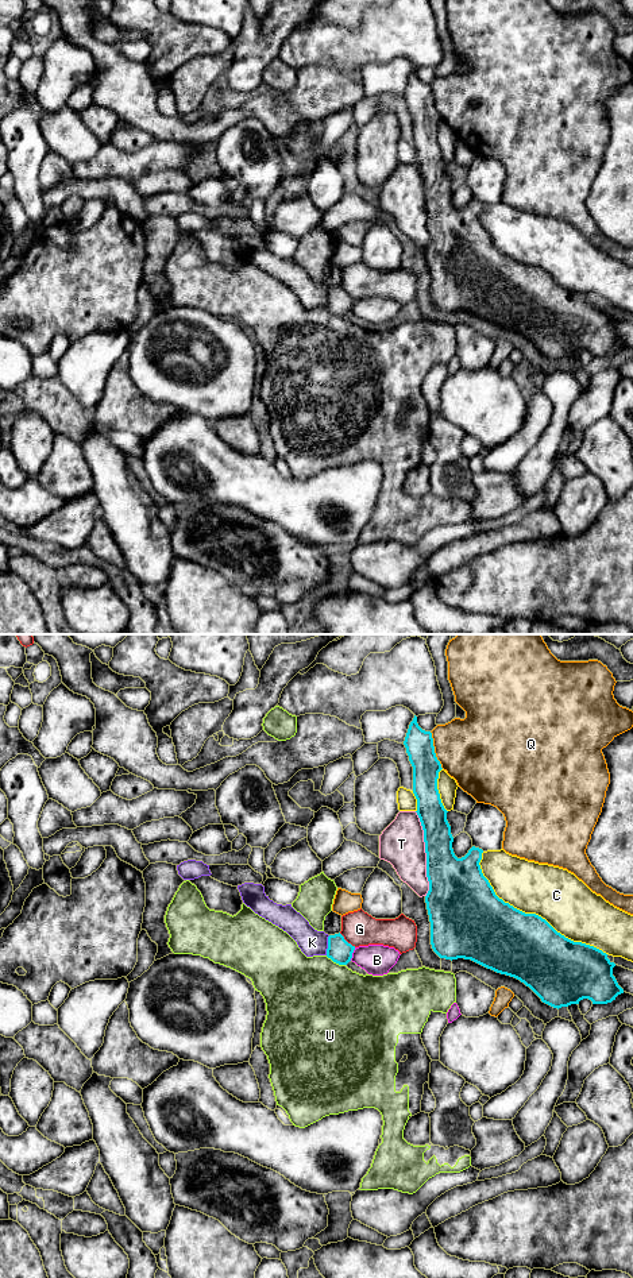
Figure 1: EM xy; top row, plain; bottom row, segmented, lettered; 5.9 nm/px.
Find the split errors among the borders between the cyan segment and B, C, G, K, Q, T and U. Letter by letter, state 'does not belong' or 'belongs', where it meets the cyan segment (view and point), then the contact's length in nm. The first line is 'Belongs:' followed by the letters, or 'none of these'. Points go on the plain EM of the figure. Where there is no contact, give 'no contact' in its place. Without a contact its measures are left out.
Belongs: none of these
B: does not belong; contact xy (351, 307); length 90 nm
C: does not belong; contact xy (531, 266); length 950 nm
G: does not belong; contact xy (346, 293); length 130 nm
K: does not belong; contact xy (328, 297); length 120 nm
Q: does not belong; contact xy (433, 103); length 240 nm
T: does not belong; contact xy (427, 207); length 500 nm
U: does not belong; contact xy (335, 313); length 130 nm

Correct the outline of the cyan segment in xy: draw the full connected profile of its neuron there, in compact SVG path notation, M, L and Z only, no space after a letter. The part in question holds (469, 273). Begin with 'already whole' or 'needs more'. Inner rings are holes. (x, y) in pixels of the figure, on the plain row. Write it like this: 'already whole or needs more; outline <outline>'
already whole; outline M416 67L409 77L404 97L413 119L413 146L417 151L416 165L424 182L426 229L429 233L425 255L431 274L431 297L433 304L440 310L451 313L458 310L471 312L497 325L514 329L529 339L543 355L557 362L579 356L583 351L591 352L593 356L607 356L624 345L624 341L613 328L615 316L607 310L606 305L594 298L566 290L541 269L525 266L495 247L479 217L482 201L472 198L464 209L458 211L455 208L452 201L453 189L447 173L448 163L444 161L437 142L439 124L443 120L435 105L432 85L418 78Z

